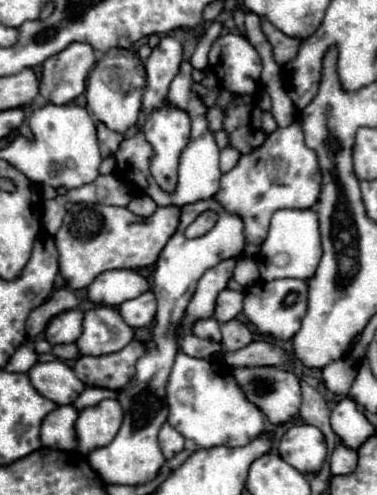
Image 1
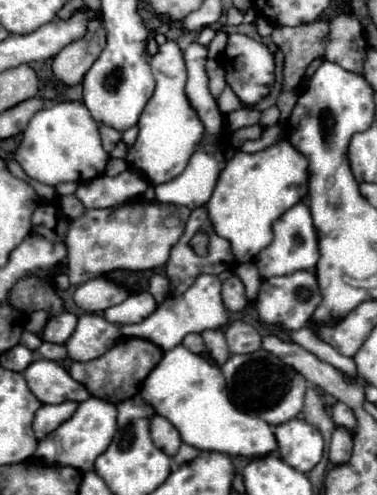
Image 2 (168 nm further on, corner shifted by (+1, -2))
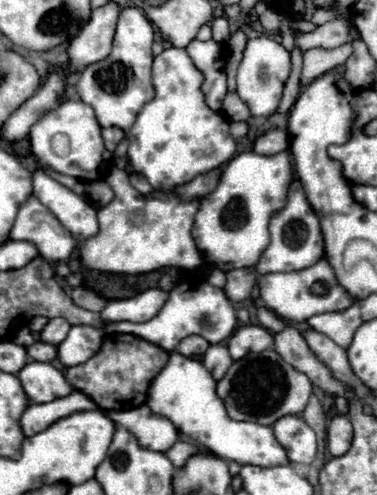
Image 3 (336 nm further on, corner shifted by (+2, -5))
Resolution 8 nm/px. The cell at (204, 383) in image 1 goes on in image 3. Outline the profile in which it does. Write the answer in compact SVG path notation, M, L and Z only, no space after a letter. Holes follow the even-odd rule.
M178 352L170 354L168 366L154 378L148 390L148 406L152 412L168 418L186 438L204 446L220 458L266 468L290 464L284 448L274 438L272 428L262 424L236 422L228 418L224 402L216 396L216 382L202 366L202 362L194 358L184 358Z

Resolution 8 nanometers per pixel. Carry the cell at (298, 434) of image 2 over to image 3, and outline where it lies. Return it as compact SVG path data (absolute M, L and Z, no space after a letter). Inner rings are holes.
M282 416L276 424L272 424L272 428L292 464L310 464L316 458L316 434L300 416Z

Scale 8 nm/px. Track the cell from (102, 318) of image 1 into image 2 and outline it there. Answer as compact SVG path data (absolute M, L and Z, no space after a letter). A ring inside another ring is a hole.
M85 313L79 317L75 333L65 343L67 353L71 351L73 361L91 361L107 353L117 339L121 337L121 329L99 313Z

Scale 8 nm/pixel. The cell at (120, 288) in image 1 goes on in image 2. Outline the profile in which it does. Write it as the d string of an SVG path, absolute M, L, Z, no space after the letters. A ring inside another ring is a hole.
M97 277L85 285L79 285L73 295L75 303L87 313L101 313L113 305L119 305L125 301L125 297L129 297L129 291L105 277Z

